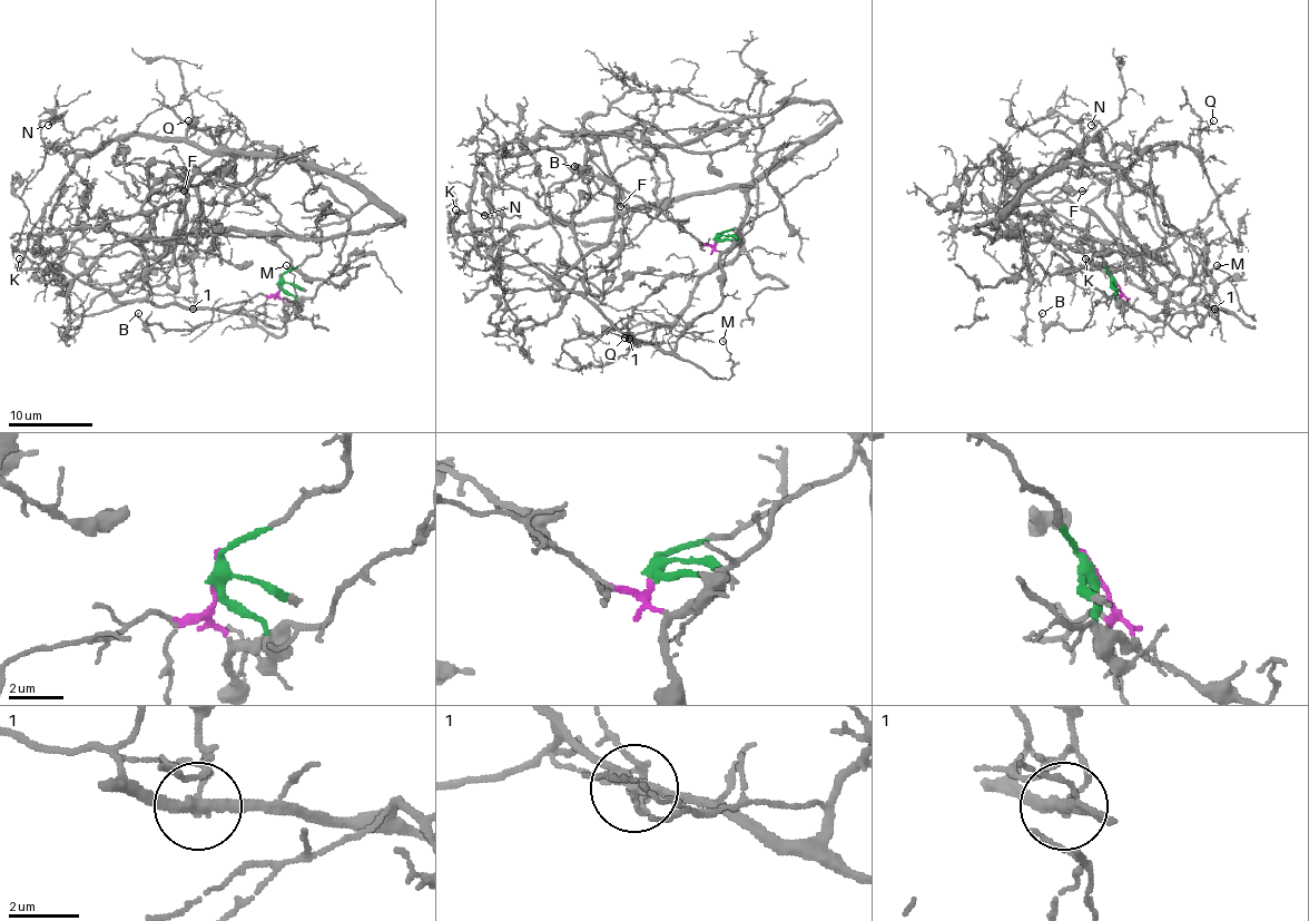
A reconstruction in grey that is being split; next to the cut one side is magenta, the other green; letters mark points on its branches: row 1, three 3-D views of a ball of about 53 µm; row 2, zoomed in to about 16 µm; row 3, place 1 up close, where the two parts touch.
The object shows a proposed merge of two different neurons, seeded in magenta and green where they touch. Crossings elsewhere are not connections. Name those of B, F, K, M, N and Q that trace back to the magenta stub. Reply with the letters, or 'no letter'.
B, F, K, M

